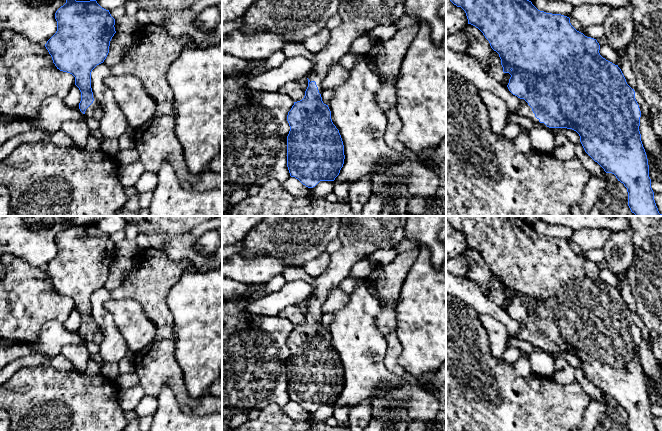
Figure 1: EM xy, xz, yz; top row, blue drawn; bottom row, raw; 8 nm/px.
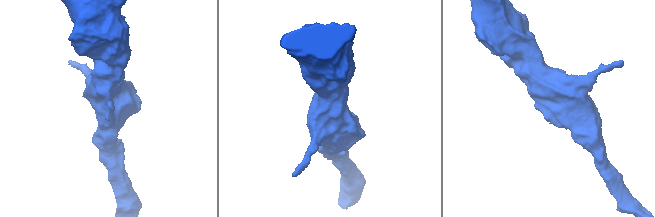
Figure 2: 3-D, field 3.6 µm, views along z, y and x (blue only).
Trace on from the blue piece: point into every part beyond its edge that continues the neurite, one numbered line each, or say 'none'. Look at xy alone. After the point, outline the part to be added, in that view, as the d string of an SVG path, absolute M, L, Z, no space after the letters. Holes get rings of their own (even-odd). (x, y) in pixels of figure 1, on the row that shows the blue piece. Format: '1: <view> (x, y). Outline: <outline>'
1: xy (95, 111). Outline: M95 100L86 109L85 114L84 114L85 119L86 118L94 118L97 121L100 121L102 115L103 115L103 109Z

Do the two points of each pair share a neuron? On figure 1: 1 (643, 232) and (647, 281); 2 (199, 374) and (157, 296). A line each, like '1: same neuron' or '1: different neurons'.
1: same neuron
2: different neurons

